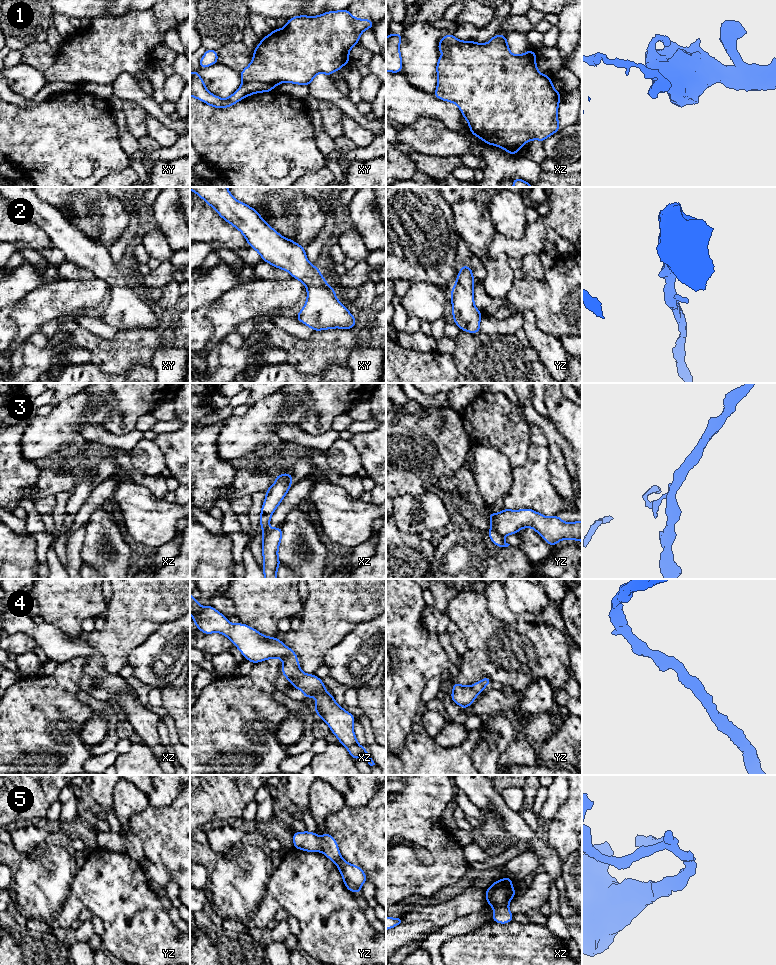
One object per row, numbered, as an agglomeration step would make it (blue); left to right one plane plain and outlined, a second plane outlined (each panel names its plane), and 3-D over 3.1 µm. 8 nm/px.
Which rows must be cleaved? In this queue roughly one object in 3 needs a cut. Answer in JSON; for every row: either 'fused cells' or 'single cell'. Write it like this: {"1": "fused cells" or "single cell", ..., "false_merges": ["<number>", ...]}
{"1": "fused cells", "2": "single cell", "3": "fused cells", "4": "single cell", "5": "single cell", "false_merges": ["1", "3"]}

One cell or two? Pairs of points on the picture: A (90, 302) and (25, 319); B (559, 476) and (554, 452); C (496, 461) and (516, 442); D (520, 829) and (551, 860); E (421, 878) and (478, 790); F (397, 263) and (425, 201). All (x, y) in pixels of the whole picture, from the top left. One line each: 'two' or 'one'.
A: one
B: one
C: two
D: one
E: two
F: one

